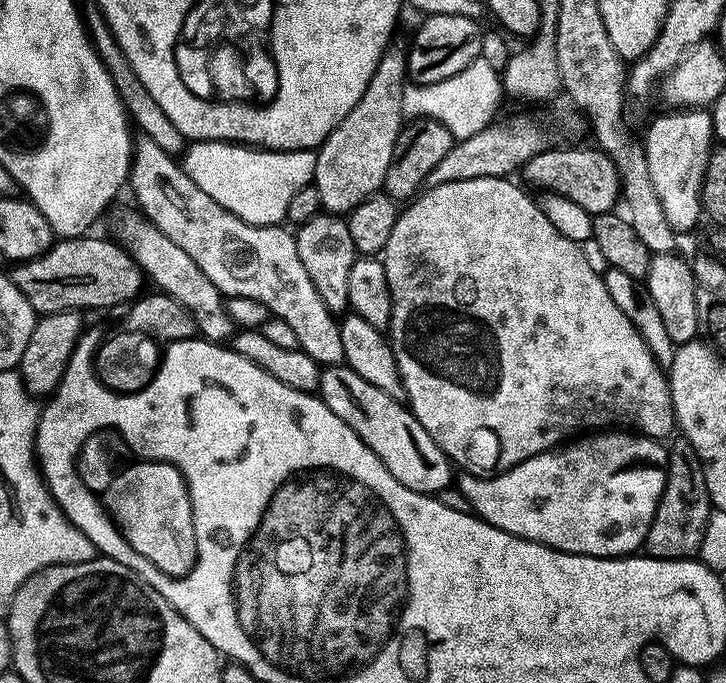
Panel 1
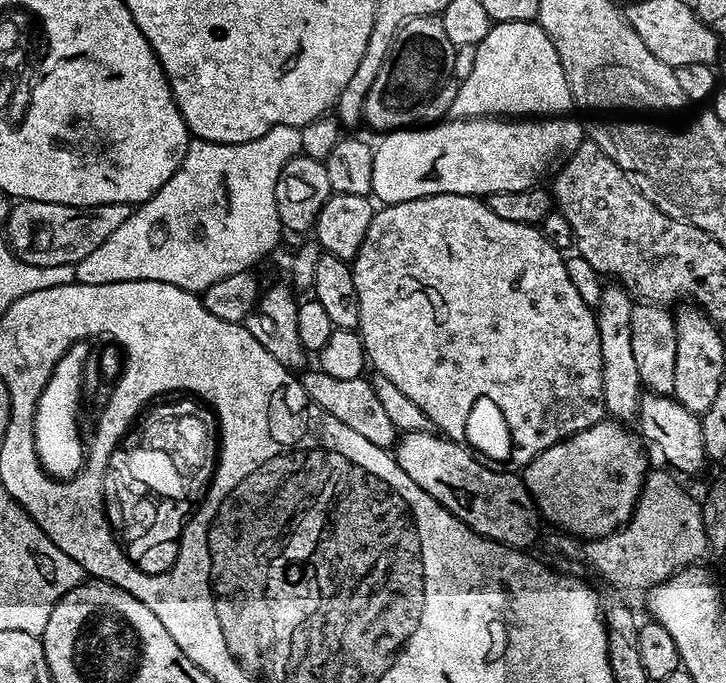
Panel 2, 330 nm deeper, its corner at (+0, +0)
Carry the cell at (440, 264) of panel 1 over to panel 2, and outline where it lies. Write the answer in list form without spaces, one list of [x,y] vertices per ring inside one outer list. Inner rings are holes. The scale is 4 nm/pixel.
[[[434,194],[426,198],[414,198],[410,202],[383,205],[383,207],[373,215],[372,221],[370,222],[370,230],[366,230],[366,238],[358,250],[356,259],[351,261],[350,267],[354,274],[354,286],[358,290],[358,310],[360,311],[360,326],[358,331],[360,340],[364,343],[364,355],[367,363],[371,365],[371,367],[373,364],[373,366],[376,367],[375,371],[379,373],[379,375],[390,378],[390,382],[394,382],[394,386],[398,386],[398,390],[402,390],[402,394],[406,394],[406,398],[410,398],[410,402],[415,402],[415,404],[422,409],[422,414],[426,414],[426,418],[430,418],[432,428],[435,429],[437,433],[447,436],[448,439],[453,440],[455,444],[464,445],[465,448],[475,453],[477,457],[487,461],[491,467],[497,470],[507,470],[513,474],[519,473],[535,456],[542,454],[550,446],[554,446],[558,441],[564,440],[568,436],[578,434],[590,426],[599,424],[601,420],[605,419],[604,395],[602,394],[602,342],[598,334],[598,326],[596,325],[596,313],[593,305],[585,302],[585,300],[579,296],[578,290],[574,290],[574,282],[570,282],[568,266],[561,249],[550,246],[550,242],[546,242],[546,238],[540,233],[539,227],[531,224],[519,224],[518,222],[506,222],[506,218],[498,218],[498,214],[494,214],[494,210],[490,210],[488,203],[478,196]]]

